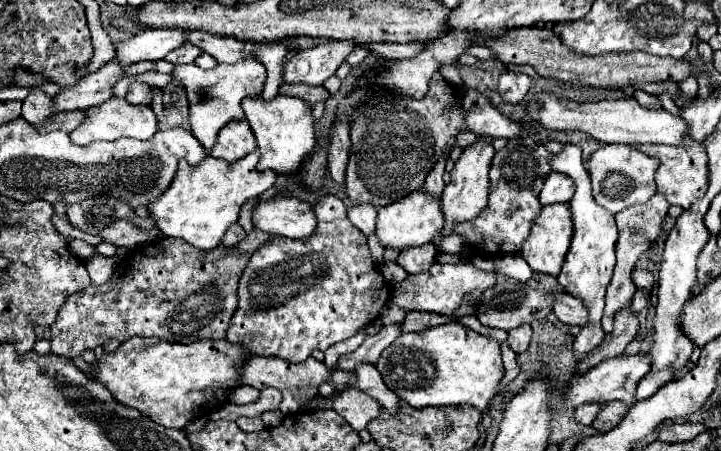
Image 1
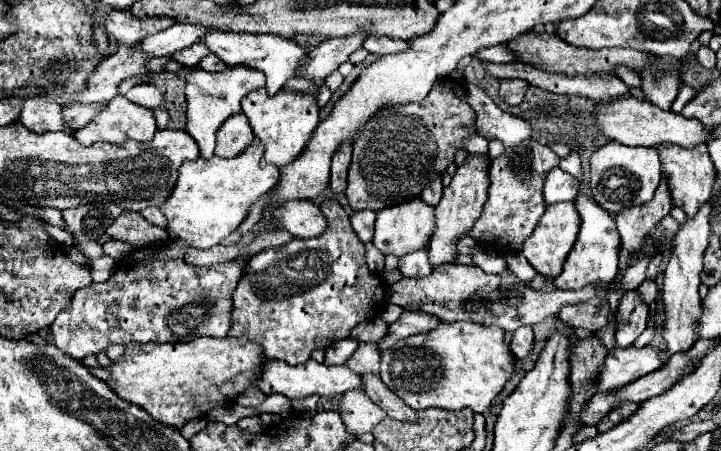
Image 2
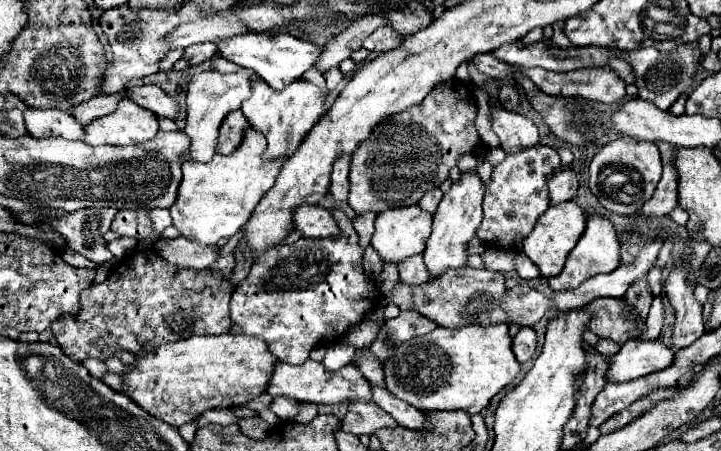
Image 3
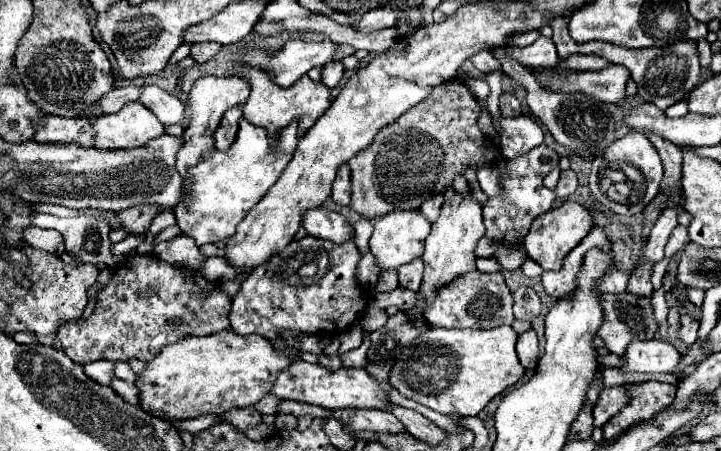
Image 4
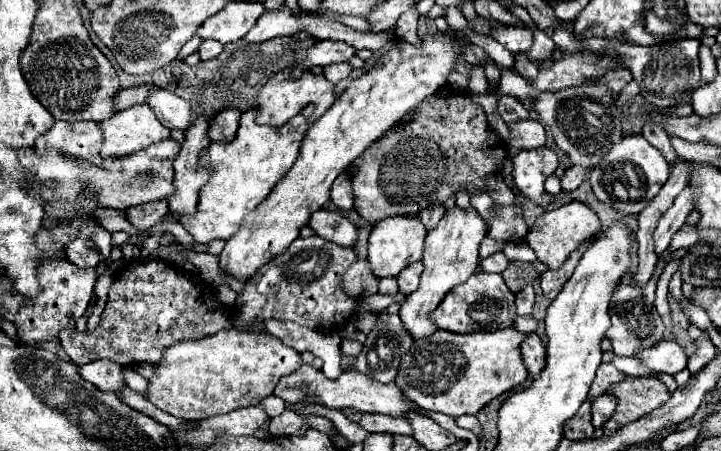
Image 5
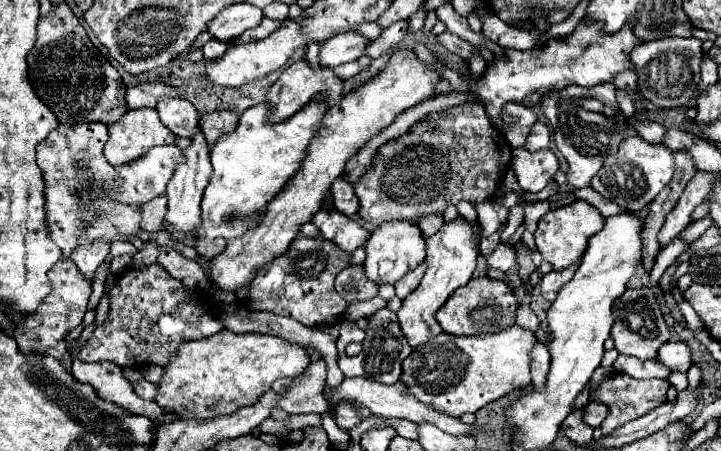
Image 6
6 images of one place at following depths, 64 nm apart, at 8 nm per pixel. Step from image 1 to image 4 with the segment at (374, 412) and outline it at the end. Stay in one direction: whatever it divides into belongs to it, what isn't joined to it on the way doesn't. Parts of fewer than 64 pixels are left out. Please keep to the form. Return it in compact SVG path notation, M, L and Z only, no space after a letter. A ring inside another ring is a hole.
M356 408L354 416L348 422L348 428L354 432L370 430L370 432L400 432L404 426L392 412L376 410L376 408Z

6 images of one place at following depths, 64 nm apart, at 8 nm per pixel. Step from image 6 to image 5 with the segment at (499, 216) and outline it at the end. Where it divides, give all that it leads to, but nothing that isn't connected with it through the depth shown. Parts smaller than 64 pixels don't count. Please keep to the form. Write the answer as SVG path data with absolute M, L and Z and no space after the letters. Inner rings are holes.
M486 192L472 194L470 204L480 212L480 216L482 216L484 220L488 220L488 216L490 216L490 206L492 206L492 198L490 198Z

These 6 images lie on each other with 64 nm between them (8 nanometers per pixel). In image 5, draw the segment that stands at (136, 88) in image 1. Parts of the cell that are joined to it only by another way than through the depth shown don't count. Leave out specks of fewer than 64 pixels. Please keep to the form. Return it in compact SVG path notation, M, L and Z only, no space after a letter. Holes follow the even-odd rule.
M156 88L148 94L146 104L154 110L156 118L166 126L166 128L178 128L186 130L192 122L192 108L186 100L178 98L170 90Z

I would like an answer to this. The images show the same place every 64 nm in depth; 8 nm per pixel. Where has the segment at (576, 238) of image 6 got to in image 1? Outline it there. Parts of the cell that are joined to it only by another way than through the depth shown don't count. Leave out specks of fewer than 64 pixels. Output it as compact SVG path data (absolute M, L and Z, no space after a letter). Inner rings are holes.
M566 204L542 206L532 222L528 240L522 244L520 256L534 272L558 276L572 238L572 218Z

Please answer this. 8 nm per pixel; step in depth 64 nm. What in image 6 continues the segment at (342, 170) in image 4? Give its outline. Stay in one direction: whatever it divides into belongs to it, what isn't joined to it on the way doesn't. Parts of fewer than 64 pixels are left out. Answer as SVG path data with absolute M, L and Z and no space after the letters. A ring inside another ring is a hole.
M342 176L334 180L334 184L330 188L330 194L332 194L332 200L334 200L334 208L340 210L342 214L352 216L354 212L358 212L358 200L356 200L354 188Z

